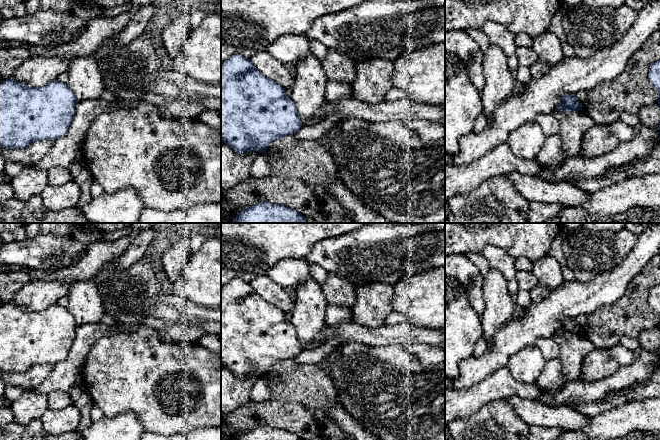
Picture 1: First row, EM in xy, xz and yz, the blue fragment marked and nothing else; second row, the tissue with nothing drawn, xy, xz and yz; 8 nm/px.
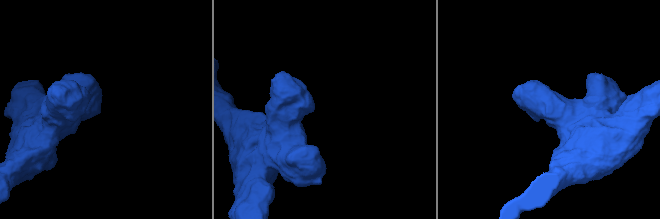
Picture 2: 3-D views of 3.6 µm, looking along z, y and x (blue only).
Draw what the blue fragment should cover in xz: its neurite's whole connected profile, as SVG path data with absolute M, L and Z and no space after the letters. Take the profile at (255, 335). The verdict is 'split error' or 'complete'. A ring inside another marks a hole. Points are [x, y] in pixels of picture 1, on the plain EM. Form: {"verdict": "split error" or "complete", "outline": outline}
{"verdict": "complete", "outline": "M234 278L229 283L225 284L221 288L221 366L228 368L235 376L243 378L249 376L250 374L256 374L259 377L265 377L266 373L271 369L271 367L285 360L292 360L302 351L300 341L297 337L296 330L285 317L285 313L278 309L276 306L270 304L264 300L260 295L258 295L250 283L243 281L240 278Z"}

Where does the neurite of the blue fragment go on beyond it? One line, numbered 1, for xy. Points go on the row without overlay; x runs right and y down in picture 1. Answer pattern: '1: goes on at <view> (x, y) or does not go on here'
1: does not go on here

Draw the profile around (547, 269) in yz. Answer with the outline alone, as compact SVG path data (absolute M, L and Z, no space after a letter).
M545 255L532 261L532 264L532 272L536 276L539 285L547 287L552 292L564 284L562 268L556 258Z

